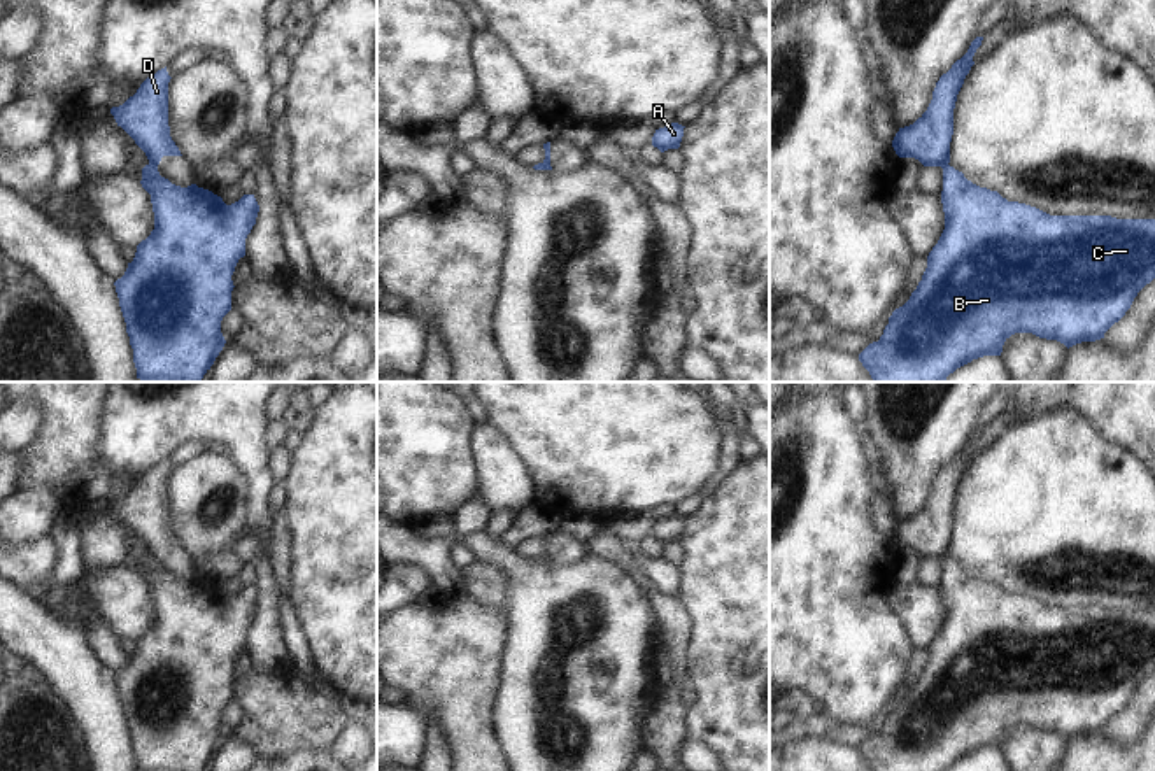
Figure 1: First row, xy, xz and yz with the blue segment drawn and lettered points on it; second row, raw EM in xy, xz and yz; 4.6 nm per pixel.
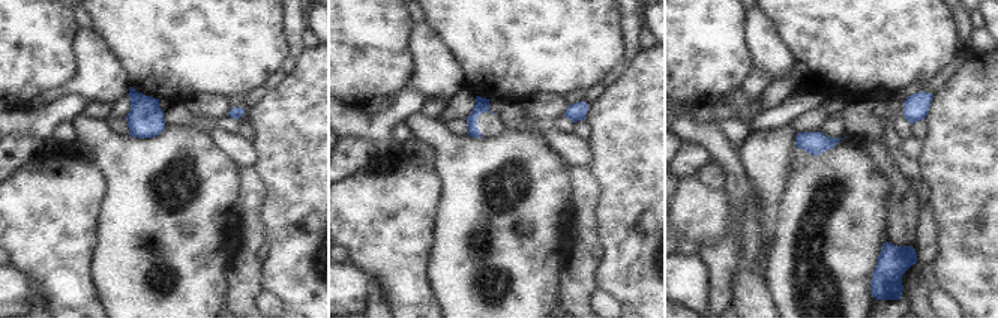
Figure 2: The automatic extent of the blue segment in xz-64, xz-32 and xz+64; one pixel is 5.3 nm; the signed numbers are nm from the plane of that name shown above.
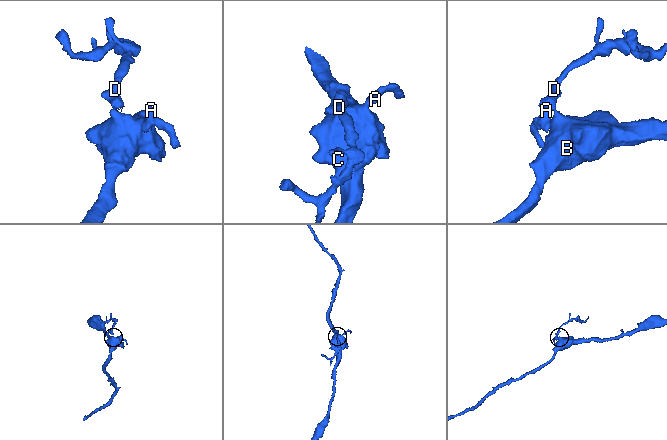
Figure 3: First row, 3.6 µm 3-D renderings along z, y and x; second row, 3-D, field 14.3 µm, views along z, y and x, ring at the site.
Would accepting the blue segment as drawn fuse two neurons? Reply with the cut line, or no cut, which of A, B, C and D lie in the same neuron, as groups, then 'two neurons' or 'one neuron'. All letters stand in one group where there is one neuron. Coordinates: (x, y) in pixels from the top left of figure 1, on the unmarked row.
cut xy (149, 554), (156, 559); groups A B C / D; two neurons

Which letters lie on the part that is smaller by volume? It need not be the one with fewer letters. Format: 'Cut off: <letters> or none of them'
Cut off: D

